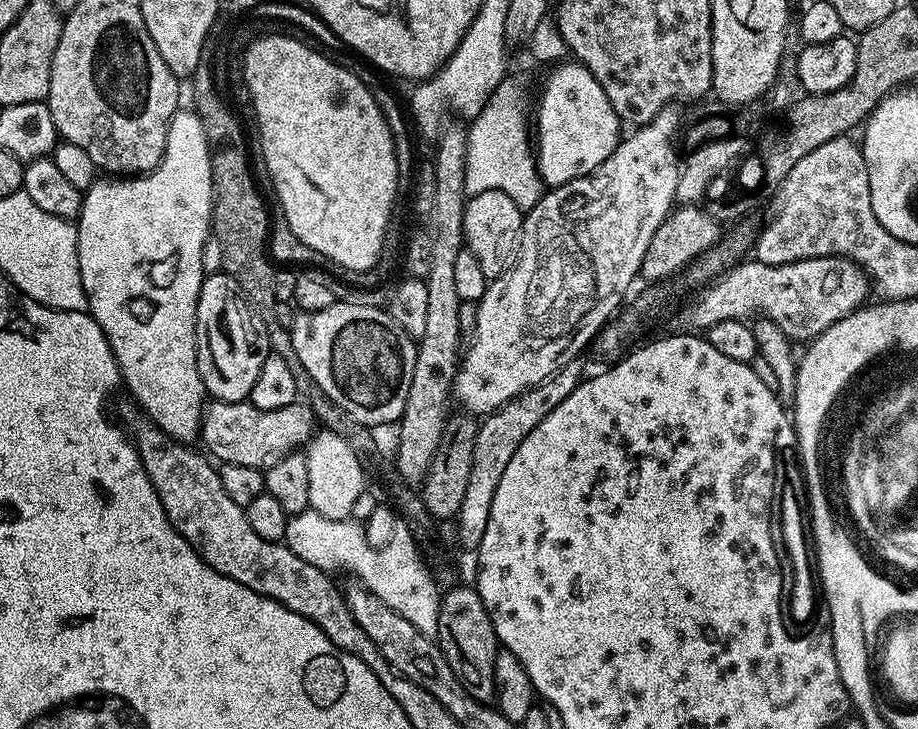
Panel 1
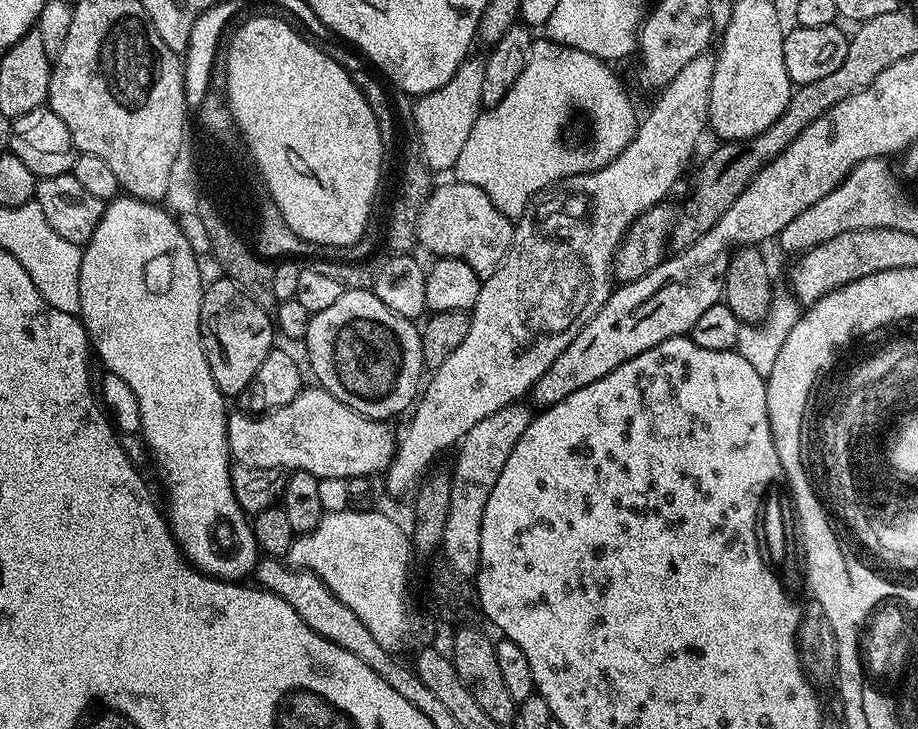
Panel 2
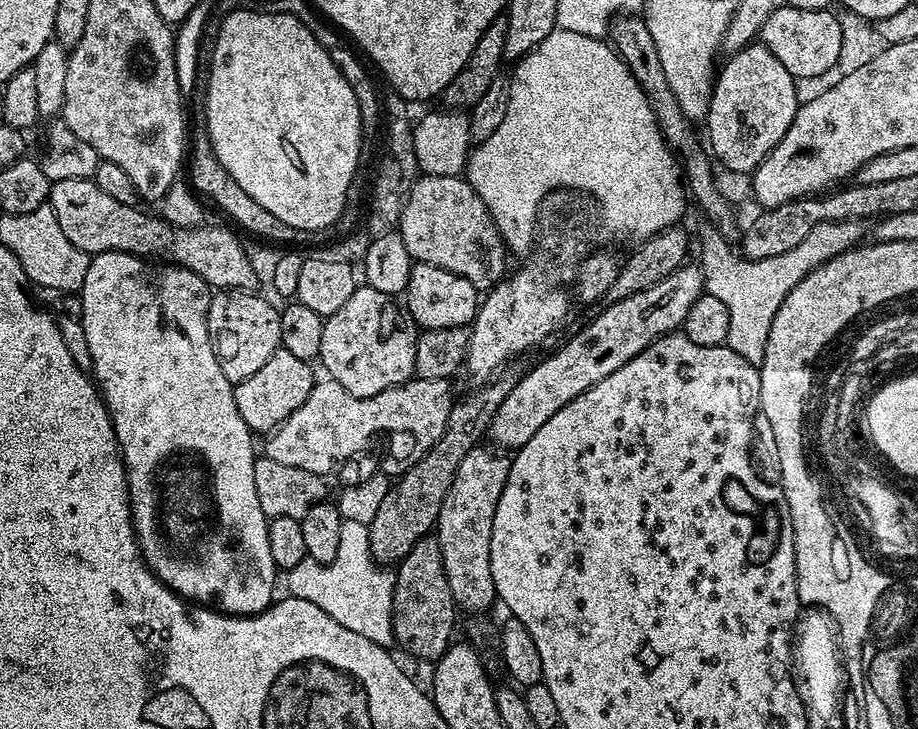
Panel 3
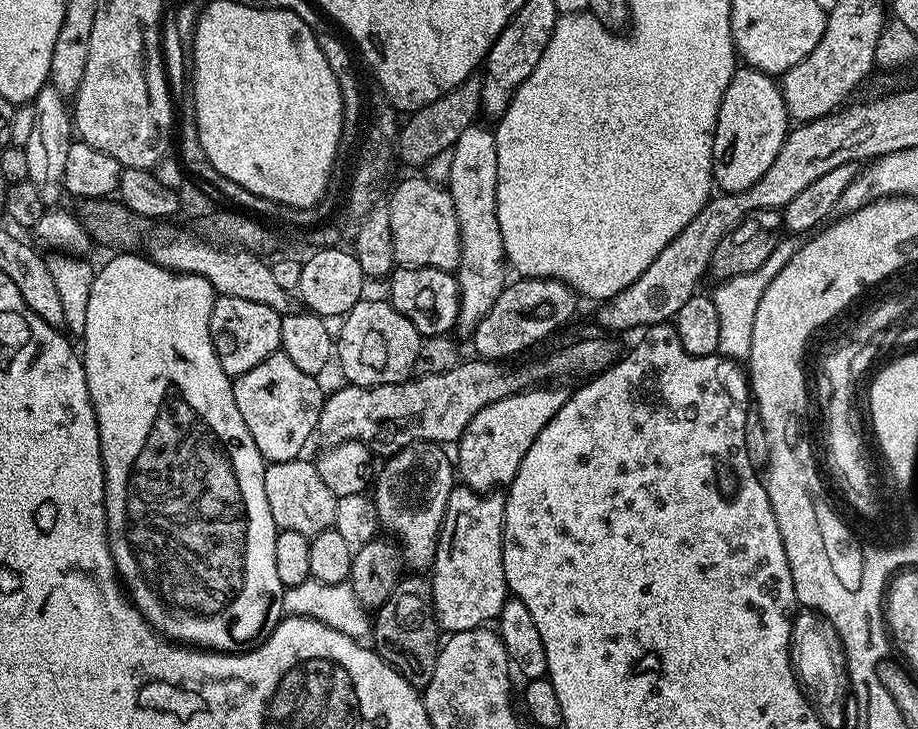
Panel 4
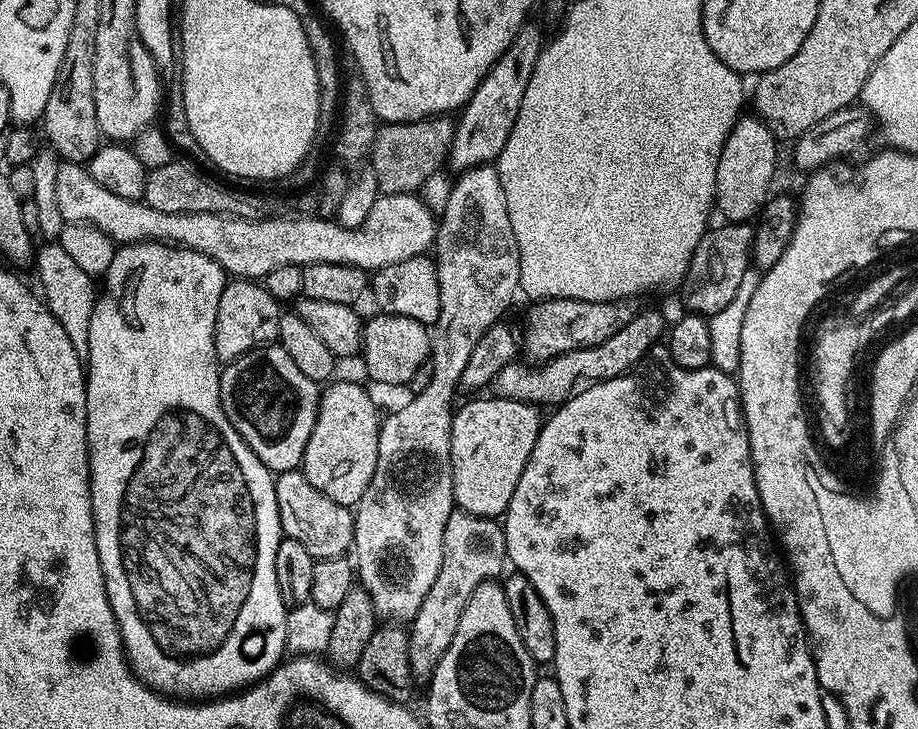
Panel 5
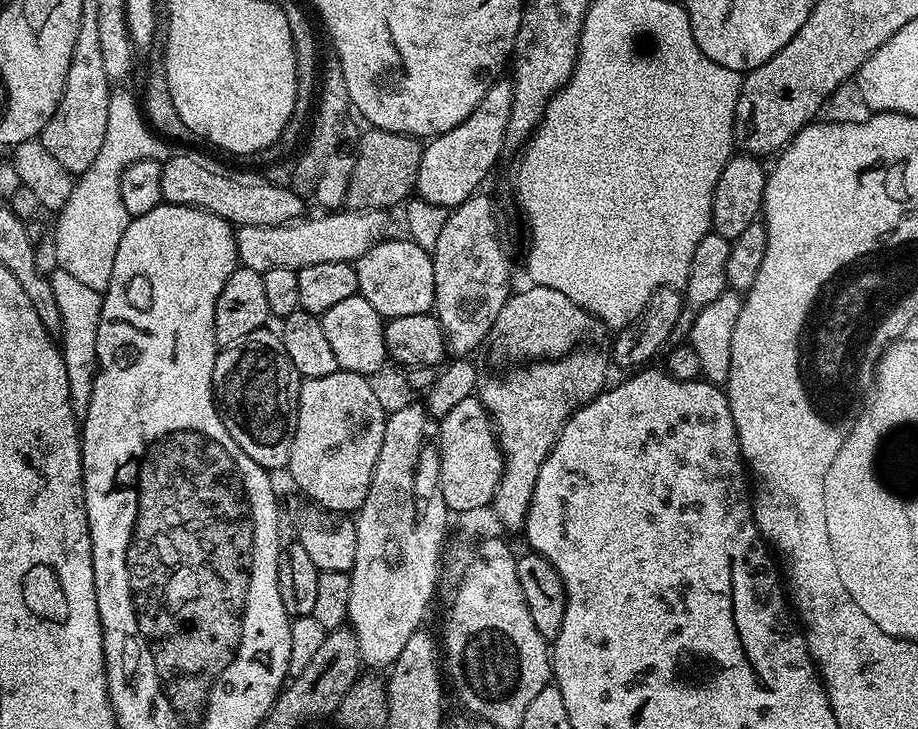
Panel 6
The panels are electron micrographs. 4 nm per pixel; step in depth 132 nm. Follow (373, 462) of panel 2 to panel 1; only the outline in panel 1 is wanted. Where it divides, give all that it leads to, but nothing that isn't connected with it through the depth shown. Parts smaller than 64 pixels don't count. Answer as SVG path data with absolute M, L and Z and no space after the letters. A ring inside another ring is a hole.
M212 400L200 420L199 439L204 440L207 455L220 464L266 470L293 450L303 449L313 435L314 417L303 402L282 406L282 410L258 410L250 402L227 404L225 400Z

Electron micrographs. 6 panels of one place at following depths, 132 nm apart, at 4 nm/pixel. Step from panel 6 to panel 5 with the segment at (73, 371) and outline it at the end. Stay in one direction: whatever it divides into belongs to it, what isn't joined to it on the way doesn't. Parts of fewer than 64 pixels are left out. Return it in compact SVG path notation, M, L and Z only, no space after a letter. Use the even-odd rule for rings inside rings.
M44 242L35 249L34 267L40 279L39 291L47 304L50 314L58 318L58 326L66 330L66 338L70 338L74 350L82 358L87 357L90 342L90 318L94 314L98 295L97 281L74 262L72 255L66 254L59 242Z

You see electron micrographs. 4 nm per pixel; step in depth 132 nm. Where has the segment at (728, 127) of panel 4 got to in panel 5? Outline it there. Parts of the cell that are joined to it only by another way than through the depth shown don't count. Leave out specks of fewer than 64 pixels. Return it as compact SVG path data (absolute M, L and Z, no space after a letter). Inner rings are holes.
M755 114L741 115L736 125L730 130L726 142L722 146L722 154L718 158L718 174L716 175L716 198L714 201L715 211L724 215L723 219L728 222L748 222L764 207L770 193L773 191L772 179L776 176L776 147L778 141L772 131L760 121Z

